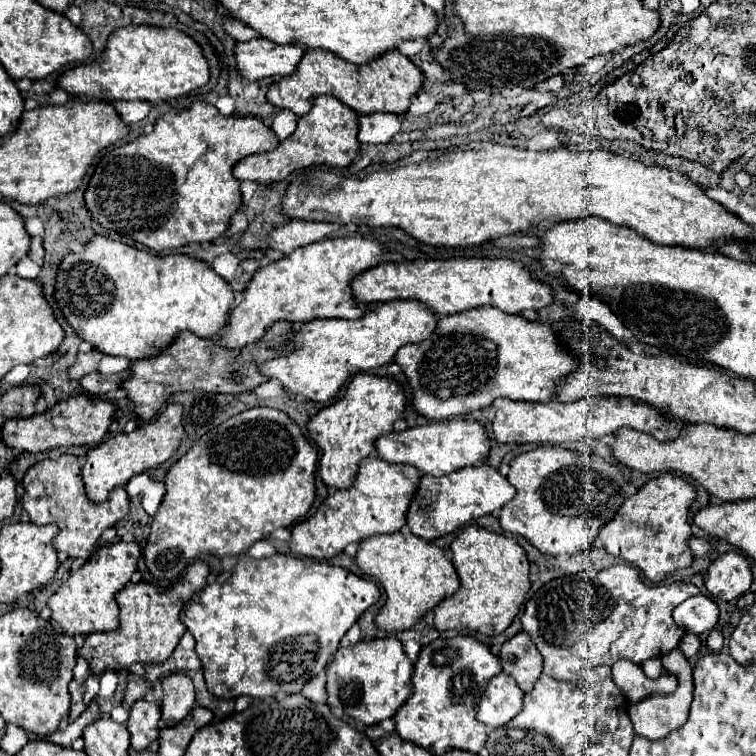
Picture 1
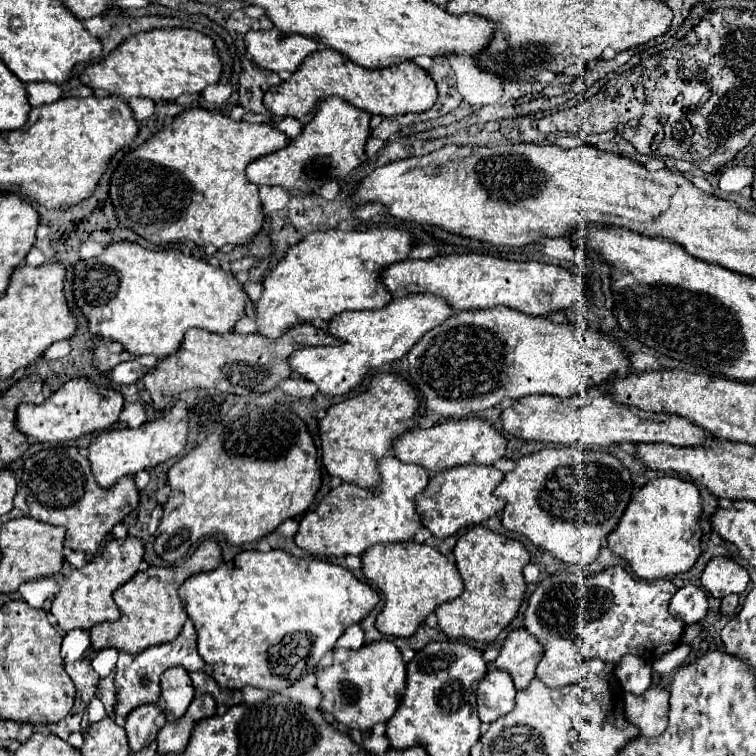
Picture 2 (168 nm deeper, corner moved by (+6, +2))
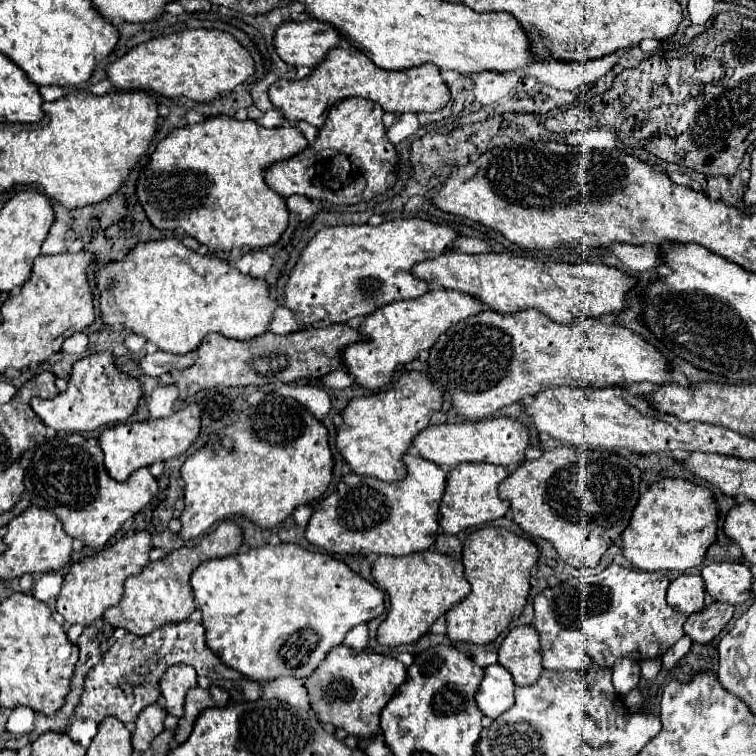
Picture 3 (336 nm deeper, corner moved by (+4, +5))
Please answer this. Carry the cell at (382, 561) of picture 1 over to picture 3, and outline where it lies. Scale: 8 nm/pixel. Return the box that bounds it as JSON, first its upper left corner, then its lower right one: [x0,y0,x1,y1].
[372,551,470,647]

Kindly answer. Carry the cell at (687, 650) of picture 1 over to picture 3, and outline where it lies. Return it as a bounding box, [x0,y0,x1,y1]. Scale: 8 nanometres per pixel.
[684,603,734,643]

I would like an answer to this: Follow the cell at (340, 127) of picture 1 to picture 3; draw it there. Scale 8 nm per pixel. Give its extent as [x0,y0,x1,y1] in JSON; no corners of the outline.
[266,97,398,205]

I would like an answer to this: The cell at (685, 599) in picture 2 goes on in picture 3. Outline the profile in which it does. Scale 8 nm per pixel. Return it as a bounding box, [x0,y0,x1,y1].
[666,575,704,615]

